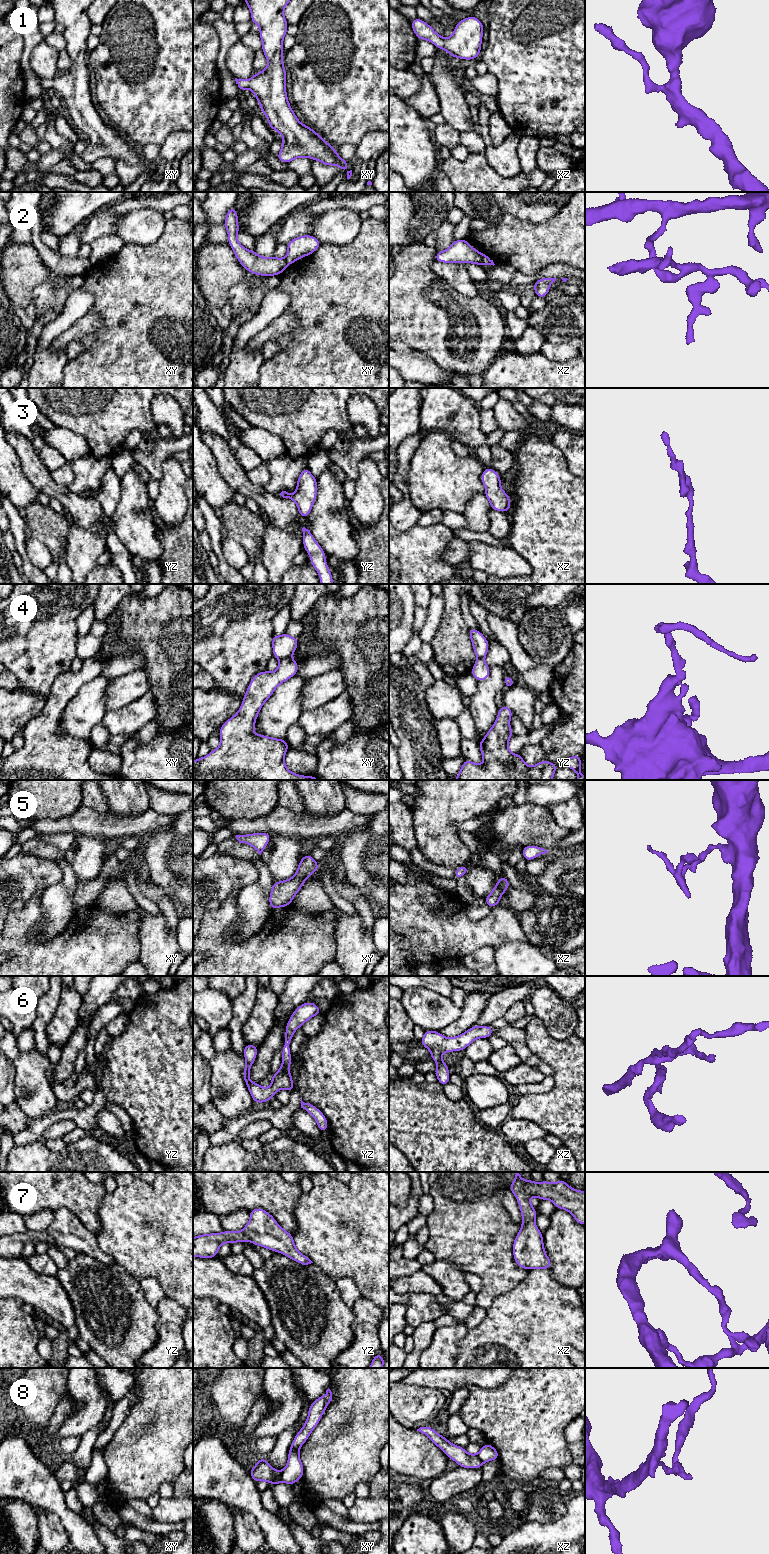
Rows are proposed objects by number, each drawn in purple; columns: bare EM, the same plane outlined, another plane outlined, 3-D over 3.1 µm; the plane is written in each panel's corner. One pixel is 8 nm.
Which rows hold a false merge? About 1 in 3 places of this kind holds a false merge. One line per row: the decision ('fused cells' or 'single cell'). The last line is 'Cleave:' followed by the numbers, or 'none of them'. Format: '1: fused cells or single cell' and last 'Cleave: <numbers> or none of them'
1: single cell
2: fused cells
3: single cell
4: fused cells
5: single cell
6: single cell
7: single cell
8: fused cells
Cleave: 2, 4, 8

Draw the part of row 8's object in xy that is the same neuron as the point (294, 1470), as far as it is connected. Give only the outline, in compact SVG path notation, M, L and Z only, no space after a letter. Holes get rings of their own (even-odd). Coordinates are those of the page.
M328 1388L326 1394L313 1401L308 1410L308 1418L301 1430L296 1434L288 1452L288 1462L282 1471L282 1482L293 1485L303 1477L304 1467L300 1460L299 1448L307 1441L309 1435L318 1425L320 1418L332 1401L332 1392Z

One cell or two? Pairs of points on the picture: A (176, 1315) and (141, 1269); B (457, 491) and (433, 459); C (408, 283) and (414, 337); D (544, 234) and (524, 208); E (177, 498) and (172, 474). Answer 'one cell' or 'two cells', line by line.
A: two cells
B: one cell
C: one cell
D: two cells
E: one cell

